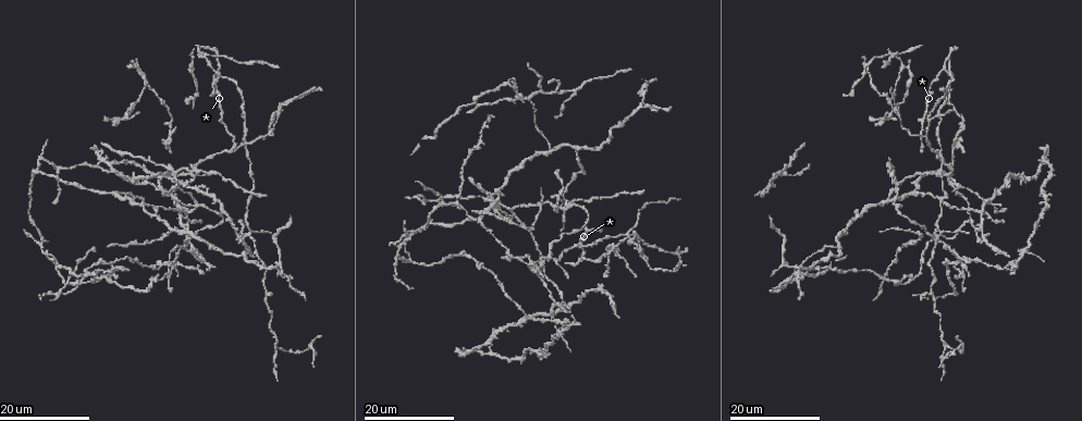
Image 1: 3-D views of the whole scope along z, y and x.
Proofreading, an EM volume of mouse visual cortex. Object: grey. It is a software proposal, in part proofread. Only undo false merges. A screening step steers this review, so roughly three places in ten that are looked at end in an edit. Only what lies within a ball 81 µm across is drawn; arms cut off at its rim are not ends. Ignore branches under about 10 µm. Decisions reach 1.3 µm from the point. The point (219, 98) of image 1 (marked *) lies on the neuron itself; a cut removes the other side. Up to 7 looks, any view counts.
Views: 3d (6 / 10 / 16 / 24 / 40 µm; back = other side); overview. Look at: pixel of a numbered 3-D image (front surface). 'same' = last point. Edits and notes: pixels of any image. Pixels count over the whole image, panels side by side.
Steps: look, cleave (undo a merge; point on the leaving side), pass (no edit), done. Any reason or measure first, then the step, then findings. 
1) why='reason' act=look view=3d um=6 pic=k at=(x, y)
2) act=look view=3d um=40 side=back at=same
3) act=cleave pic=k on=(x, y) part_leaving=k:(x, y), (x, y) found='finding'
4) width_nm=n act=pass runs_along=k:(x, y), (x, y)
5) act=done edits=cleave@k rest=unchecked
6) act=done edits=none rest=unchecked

why='sudden change in width' act=look view=3d um=16 pic=1 at=(890, 98)

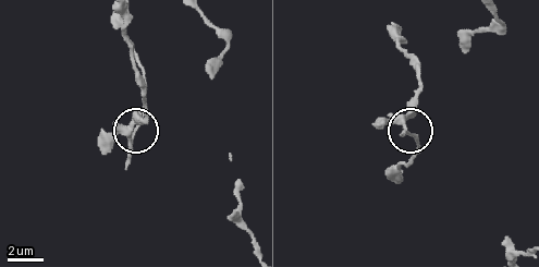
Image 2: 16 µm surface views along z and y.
act=look view=3d um=10 pic=2 at=(129, 139)

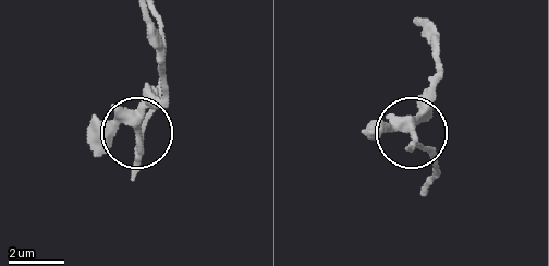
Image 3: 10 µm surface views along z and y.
width_nm=260 act=cleave pic=3 on=(150, 115) found='two neurons meet here'

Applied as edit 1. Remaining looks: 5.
act=look view=overview

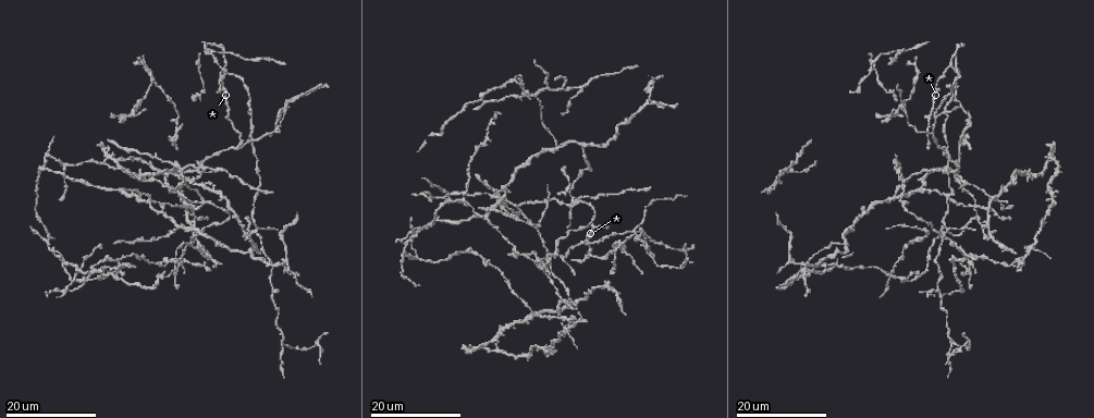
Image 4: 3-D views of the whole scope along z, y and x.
why='a fork' act=look view=3d um=16 pic=4 at=(1001, 203)

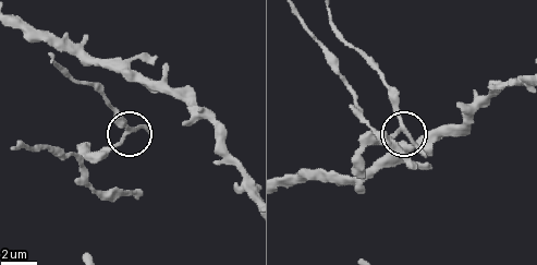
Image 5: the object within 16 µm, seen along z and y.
act=look view=3d um=10 pic=5 at=(403, 127)

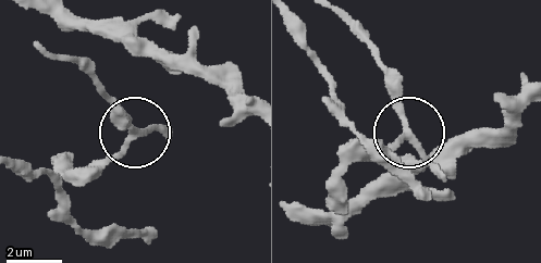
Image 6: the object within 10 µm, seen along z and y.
side_arm_um=87 arms=3 act=pass found='continuous, no second neuron'

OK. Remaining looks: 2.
why='thick turns thin' act=look view=3d um=16 pic=4 at=(221, 222)

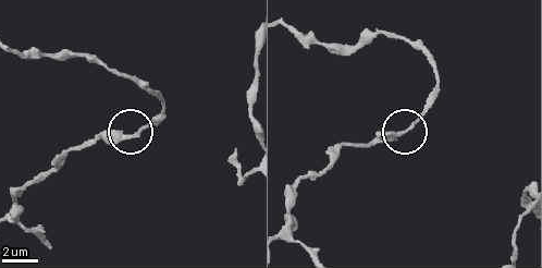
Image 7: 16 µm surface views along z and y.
act=look view=3d um=10 pic=7 at=(404, 130)

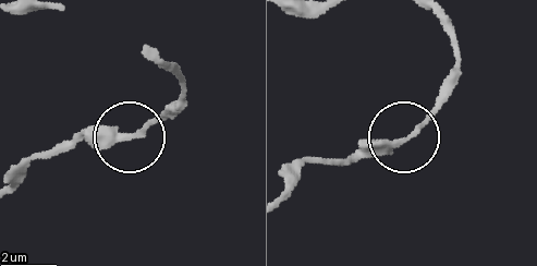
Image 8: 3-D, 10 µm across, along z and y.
width_nm=290 act=pass runs_along=8:(157, 58), (183, 86), (178, 100), (129, 133), (61, 142) found='continuous, no second neuron'

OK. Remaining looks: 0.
act=done edits=cleave@3 rest=unchecked

